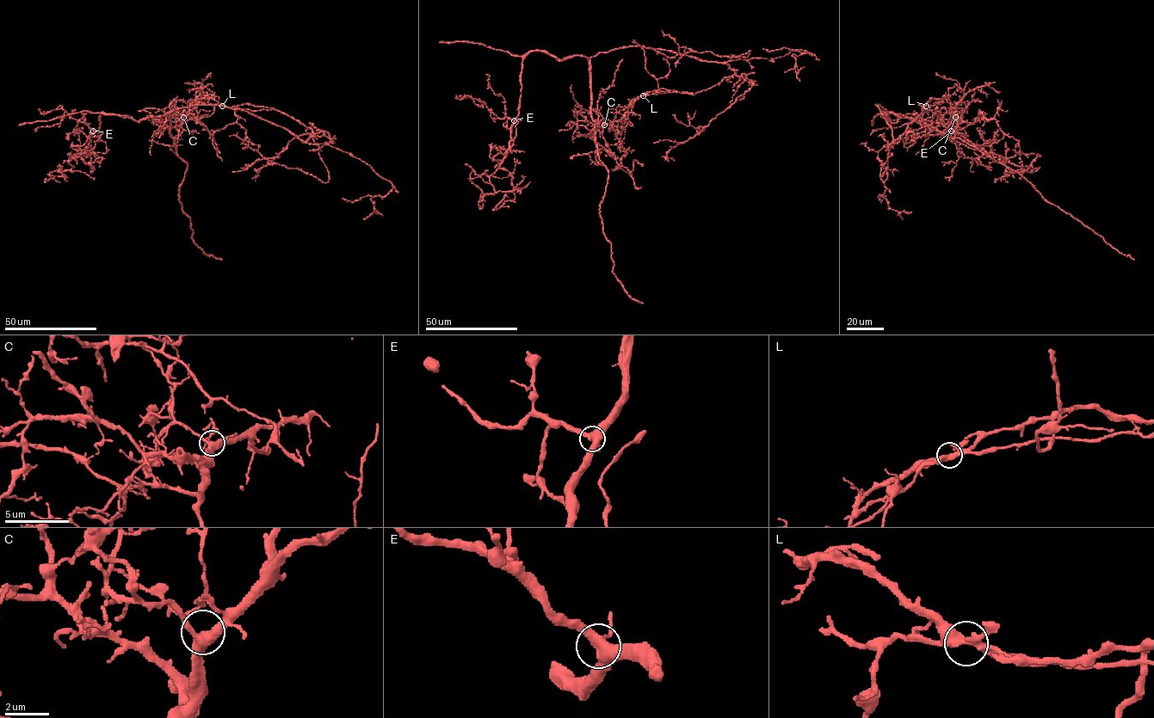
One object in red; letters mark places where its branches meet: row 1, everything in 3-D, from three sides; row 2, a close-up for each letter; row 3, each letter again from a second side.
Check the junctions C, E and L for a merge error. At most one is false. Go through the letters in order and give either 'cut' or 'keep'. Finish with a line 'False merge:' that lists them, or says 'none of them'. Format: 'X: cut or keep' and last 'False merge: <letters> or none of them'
C: keep
E: keep
L: keep
False merge: none of them

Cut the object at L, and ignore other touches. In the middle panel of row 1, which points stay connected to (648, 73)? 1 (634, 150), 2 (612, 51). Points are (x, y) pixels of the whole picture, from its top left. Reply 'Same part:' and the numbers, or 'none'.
Same part: none

